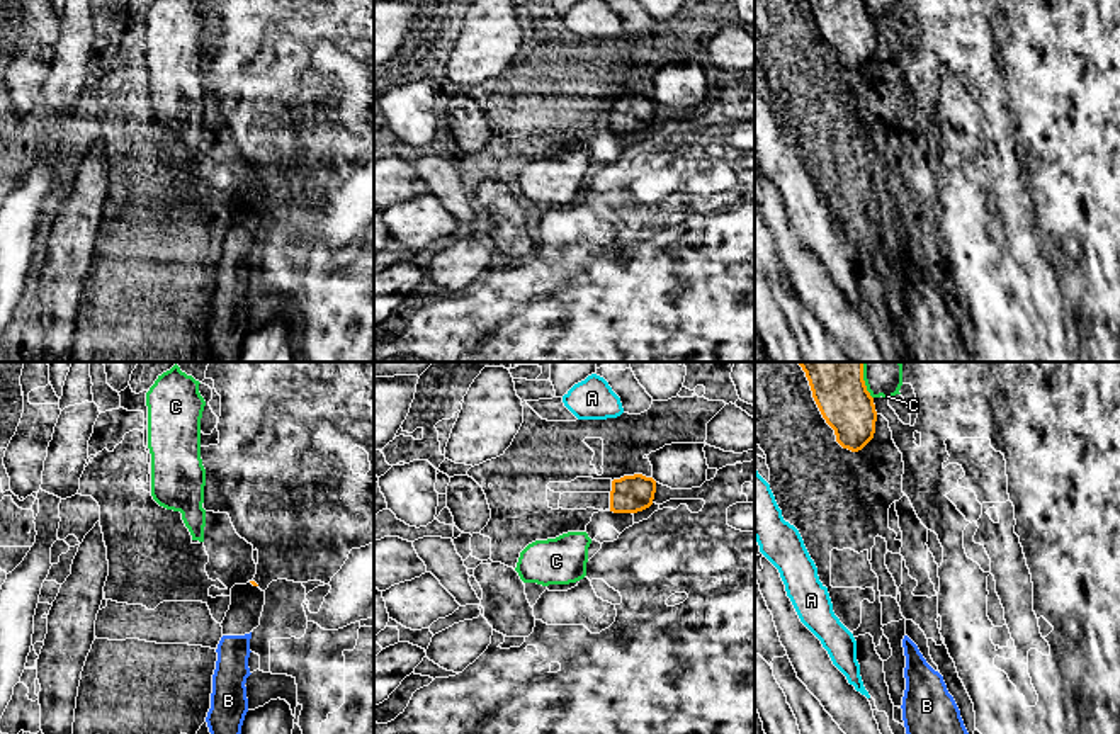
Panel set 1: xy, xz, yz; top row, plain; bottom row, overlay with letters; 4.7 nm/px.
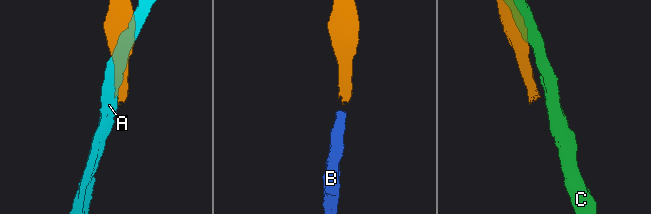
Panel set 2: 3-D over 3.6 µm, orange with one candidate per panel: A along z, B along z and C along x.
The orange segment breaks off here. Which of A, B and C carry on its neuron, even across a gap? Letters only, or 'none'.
B

